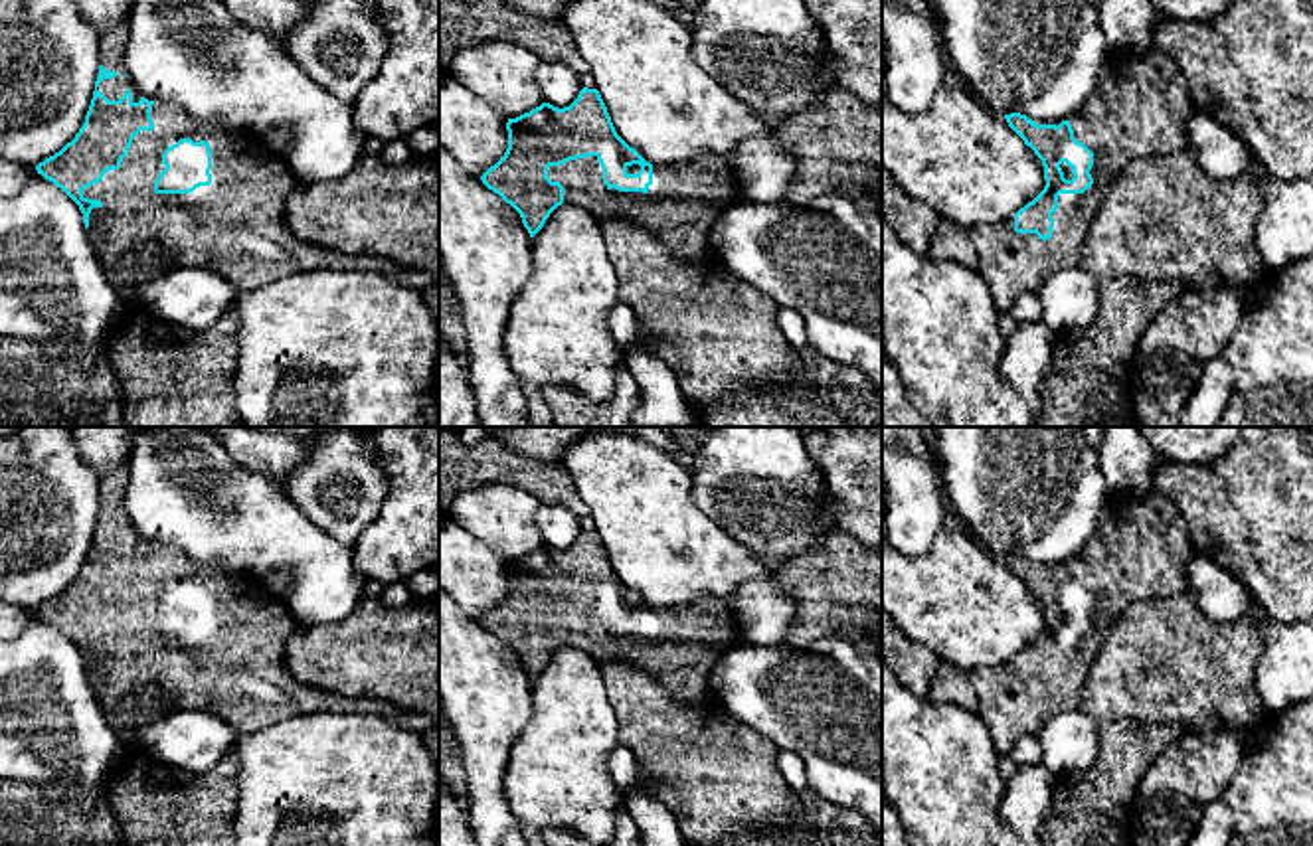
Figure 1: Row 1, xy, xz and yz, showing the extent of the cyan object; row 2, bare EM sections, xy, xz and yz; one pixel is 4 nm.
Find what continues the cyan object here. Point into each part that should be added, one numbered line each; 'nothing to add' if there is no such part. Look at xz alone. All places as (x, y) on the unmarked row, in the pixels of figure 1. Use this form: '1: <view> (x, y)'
1: xz (685, 643)

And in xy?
1: xy (236, 671)

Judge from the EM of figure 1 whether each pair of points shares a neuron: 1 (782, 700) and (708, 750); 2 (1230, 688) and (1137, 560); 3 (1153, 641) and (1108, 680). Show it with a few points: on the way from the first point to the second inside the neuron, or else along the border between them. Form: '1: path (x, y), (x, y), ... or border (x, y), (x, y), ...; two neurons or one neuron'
1: border (708, 694), (736, 720), (768, 736), (778, 746); two neurons
2: border (1187, 590), (1165, 597), (1139, 597), (1122, 613); two neurons
3: path (1141, 653), (1120, 675); one neuron

